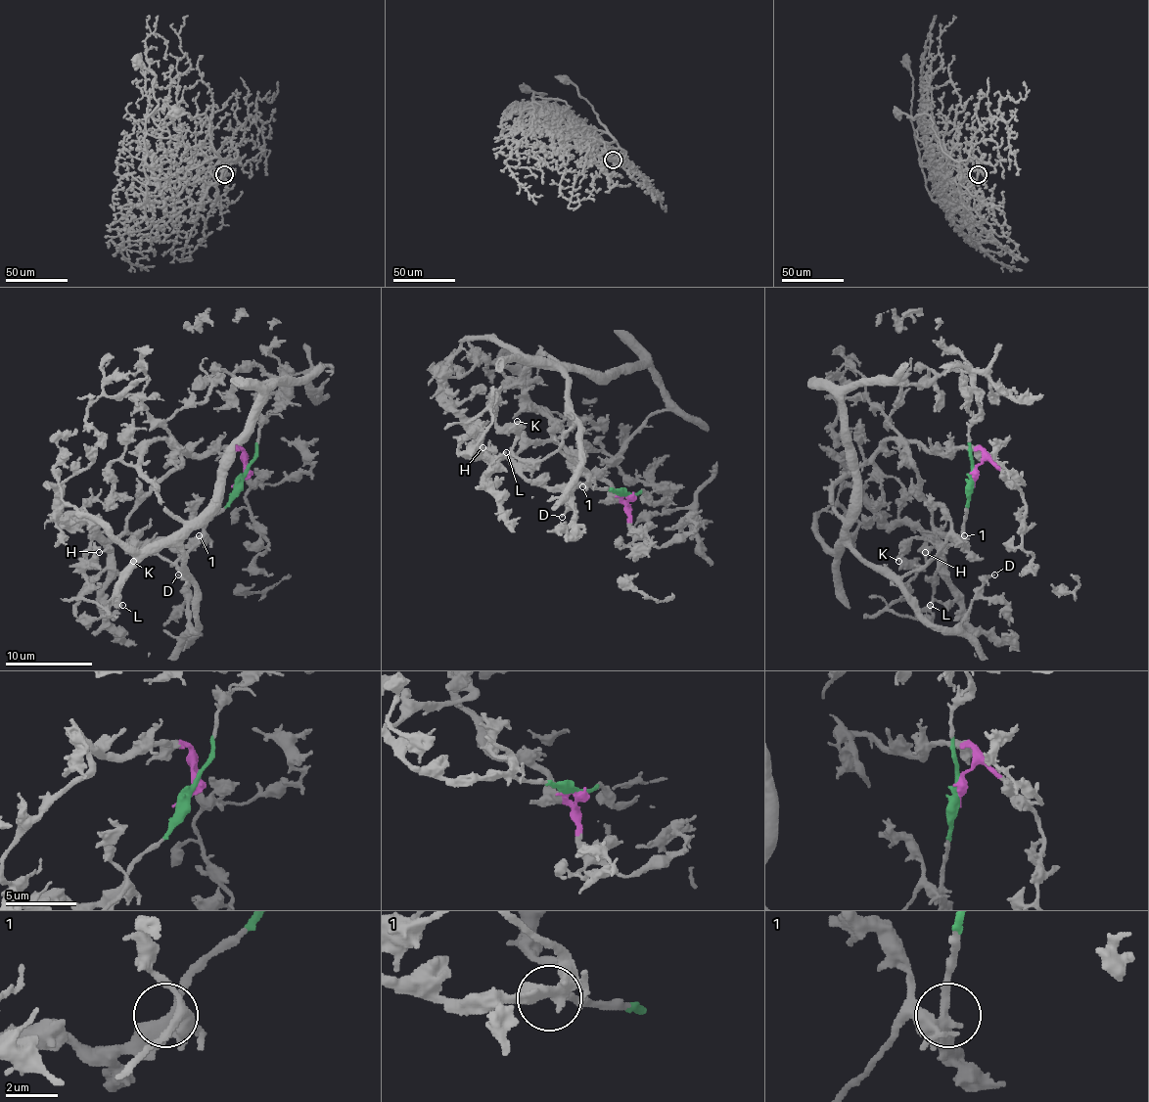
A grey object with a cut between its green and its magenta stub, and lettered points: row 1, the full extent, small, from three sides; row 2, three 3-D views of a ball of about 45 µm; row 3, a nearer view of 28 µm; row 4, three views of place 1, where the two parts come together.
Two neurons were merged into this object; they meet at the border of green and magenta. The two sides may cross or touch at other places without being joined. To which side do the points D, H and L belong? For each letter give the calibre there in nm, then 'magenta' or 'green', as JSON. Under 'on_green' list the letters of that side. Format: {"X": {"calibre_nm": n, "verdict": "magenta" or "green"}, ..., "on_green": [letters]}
{"D": {"calibre_nm": 180, "verdict": "magenta"}, "H": {"calibre_nm": 220, "verdict": "green"}, "L": {"calibre_nm": 200, "verdict": "green"}, "on_green": ["H", "L"]}

